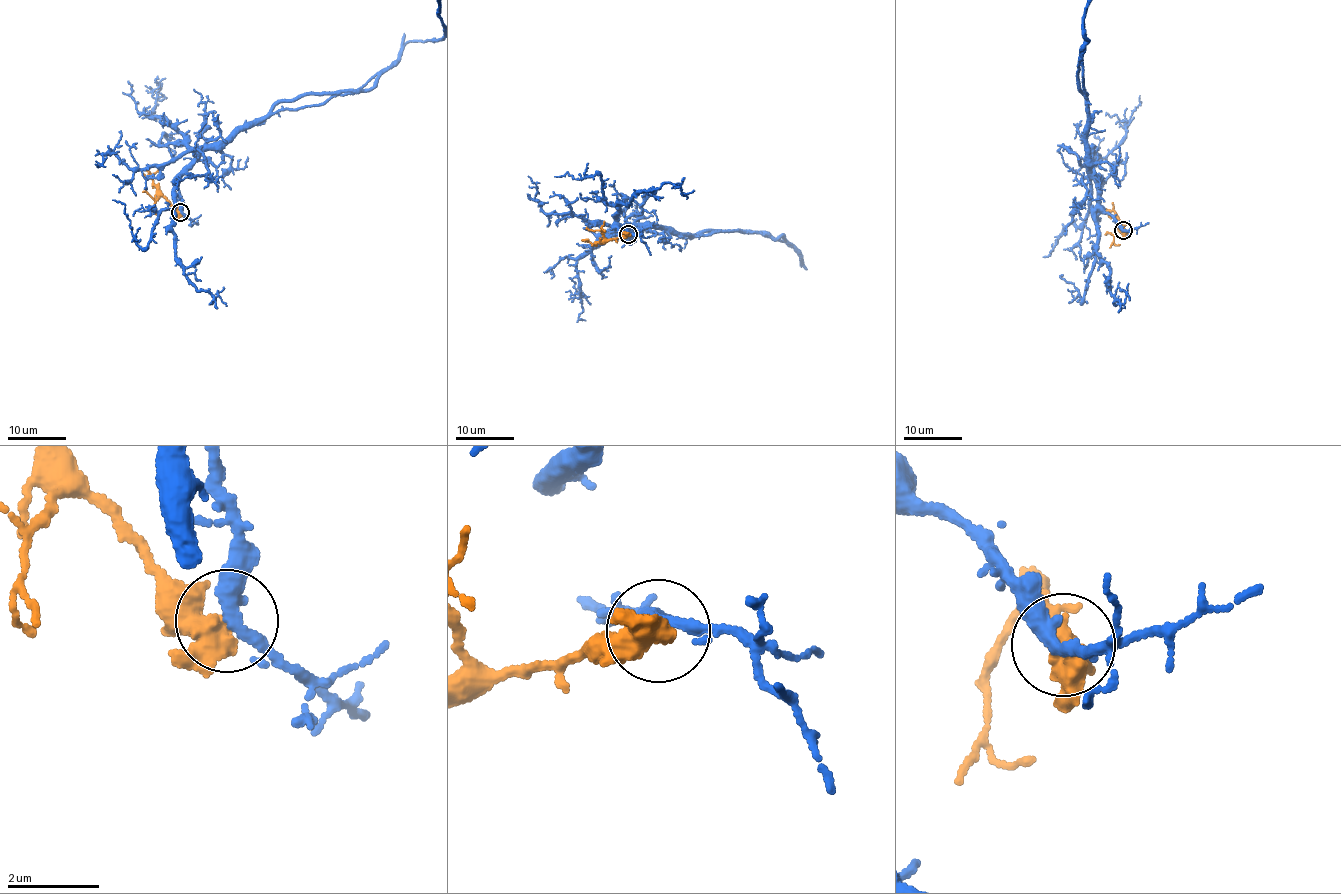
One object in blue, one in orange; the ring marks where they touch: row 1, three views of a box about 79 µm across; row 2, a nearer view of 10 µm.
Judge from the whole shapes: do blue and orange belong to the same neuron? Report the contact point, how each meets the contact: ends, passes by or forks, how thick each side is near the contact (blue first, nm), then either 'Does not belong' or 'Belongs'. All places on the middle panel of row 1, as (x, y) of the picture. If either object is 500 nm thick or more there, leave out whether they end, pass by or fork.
Place: (628, 234). At the ring blue passes by. At the ring orange passes by. Thickness 340 nm (blue) against 480 nm. Does not belong

